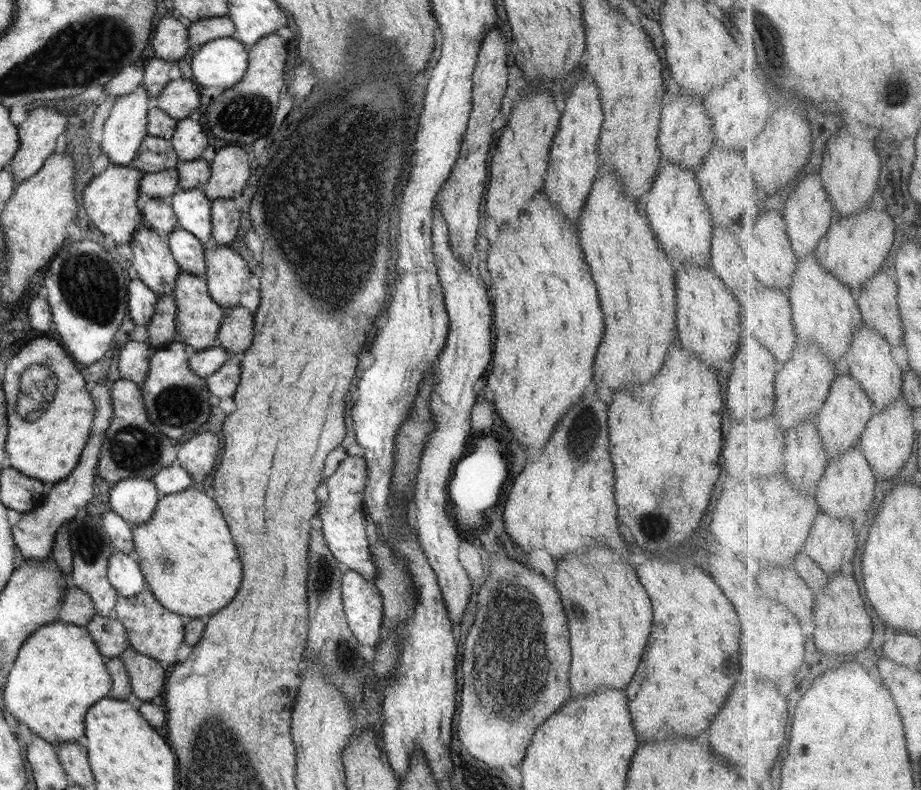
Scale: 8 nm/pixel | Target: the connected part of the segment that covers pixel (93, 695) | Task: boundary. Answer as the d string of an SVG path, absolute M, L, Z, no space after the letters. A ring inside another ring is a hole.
M52 622L34 630L22 644L13 662L14 668L6 673L4 704L16 720L24 722L34 735L56 746L62 742L74 742L84 736L85 716L88 709L106 698L112 688L112 678L105 665L105 656L98 650L88 630L66 622Z

